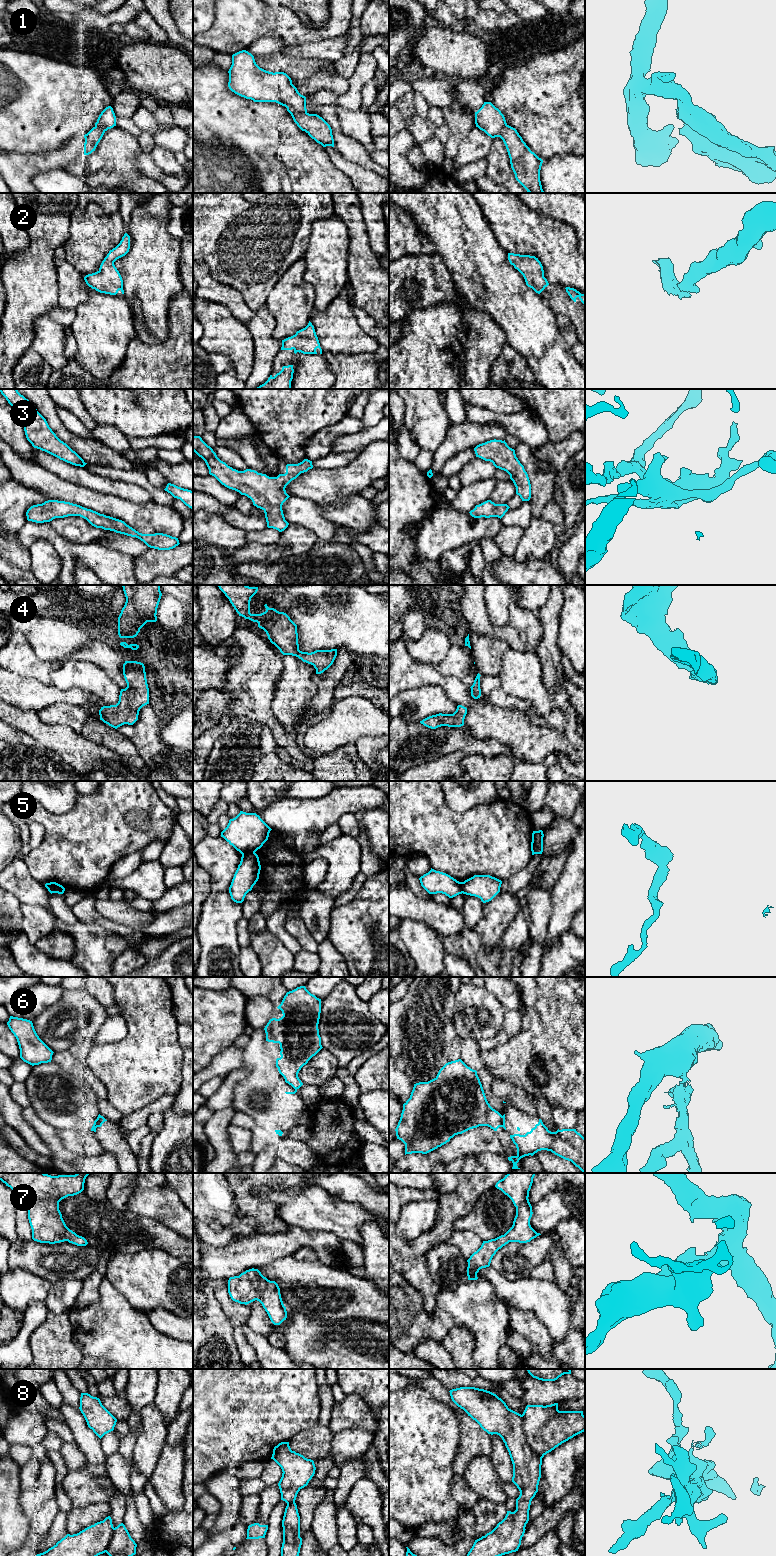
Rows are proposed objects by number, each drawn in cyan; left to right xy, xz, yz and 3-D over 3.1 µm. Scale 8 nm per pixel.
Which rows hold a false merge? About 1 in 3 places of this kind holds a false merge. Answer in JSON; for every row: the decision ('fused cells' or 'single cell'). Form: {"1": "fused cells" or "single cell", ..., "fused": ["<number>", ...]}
{"1": "fused cells", "2": "single cell", "3": "single cell", "4": "single cell", "5": "fused cells", "6": "fused cells", "7": "single cell", "8": "single cell", "fused": ["1", "5", "6"]}

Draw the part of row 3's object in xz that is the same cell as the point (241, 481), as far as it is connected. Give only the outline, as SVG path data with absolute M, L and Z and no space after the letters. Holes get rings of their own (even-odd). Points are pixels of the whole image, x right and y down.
M193 436L193 451L205 461L210 475L225 487L247 496L254 506L264 511L268 528L282 532L288 527L282 510L283 503L290 497L285 488L301 473L312 469L312 461L304 459L298 464L287 464L285 474L269 477L251 469L233 469L221 461L200 436Z

